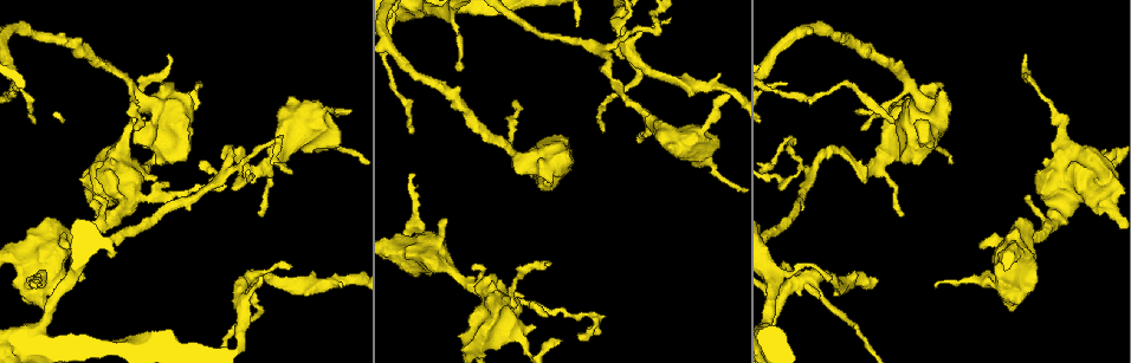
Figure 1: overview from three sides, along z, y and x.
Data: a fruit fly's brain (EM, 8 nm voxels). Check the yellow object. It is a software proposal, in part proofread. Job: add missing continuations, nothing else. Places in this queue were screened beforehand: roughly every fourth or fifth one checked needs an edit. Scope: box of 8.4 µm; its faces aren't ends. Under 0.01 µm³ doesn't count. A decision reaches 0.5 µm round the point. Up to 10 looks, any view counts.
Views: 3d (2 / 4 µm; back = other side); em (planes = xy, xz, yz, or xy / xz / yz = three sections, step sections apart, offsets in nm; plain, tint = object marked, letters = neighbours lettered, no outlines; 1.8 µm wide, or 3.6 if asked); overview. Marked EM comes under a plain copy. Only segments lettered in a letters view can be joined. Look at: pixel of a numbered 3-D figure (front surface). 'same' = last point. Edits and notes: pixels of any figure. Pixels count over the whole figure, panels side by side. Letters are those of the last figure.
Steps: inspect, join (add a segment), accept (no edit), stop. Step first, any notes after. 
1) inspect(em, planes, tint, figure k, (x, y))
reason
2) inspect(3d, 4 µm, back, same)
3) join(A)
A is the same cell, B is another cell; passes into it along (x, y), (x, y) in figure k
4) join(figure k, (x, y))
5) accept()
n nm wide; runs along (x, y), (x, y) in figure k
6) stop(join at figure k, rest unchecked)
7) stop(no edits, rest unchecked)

inspect(em, planes, letters, figure 1, (473, 266))

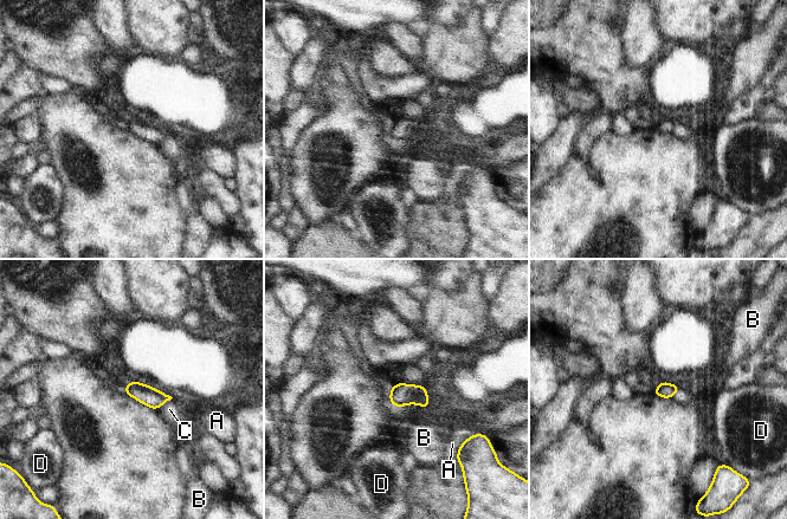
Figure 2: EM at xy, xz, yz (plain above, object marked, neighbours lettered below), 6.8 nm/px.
accept()
A, B, C and D are other cells; border along (172, 397), (157, 409) in figure 2; no lettered segment goes on from it

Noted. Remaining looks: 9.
inspect(3d, 2 µm, figure 1, (894, 123))
free end

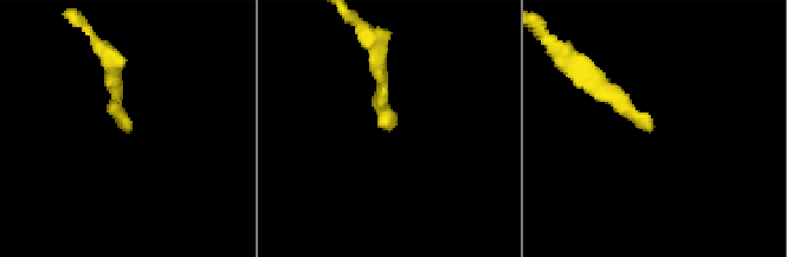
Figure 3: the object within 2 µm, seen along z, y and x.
inspect(em, yz, step 4, letters, figure 3, (389, 129))

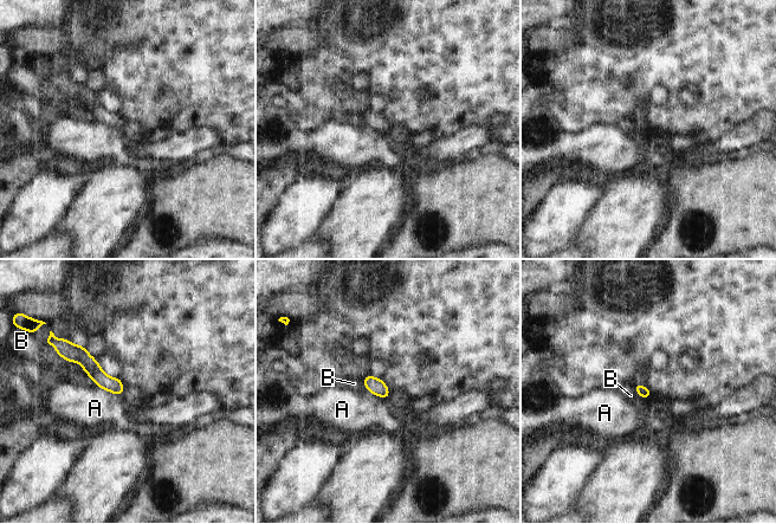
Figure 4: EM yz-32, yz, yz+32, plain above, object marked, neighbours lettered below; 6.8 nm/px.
inspect(em, xy, step 16, letters, same)
another direction

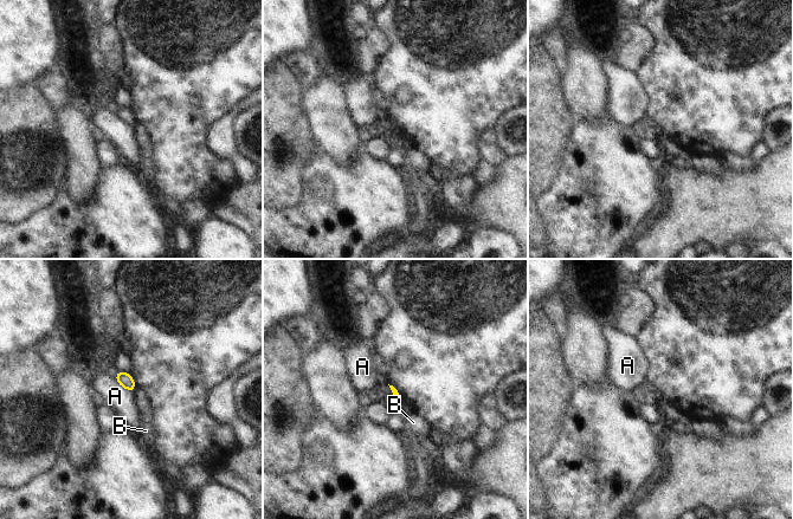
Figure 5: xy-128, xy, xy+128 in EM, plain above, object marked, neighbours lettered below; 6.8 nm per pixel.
accept()
A and B are other cells; border along (114, 372), (117, 382), (131, 393) in figure 5; no lettered segment goes on from it

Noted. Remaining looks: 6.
inspect(em, xy, step 8, tint, figure 1, (456, 70))
tapers out

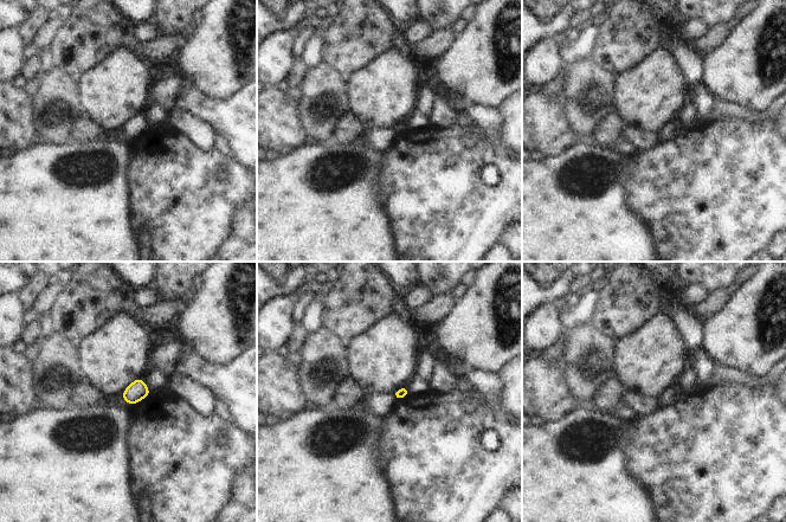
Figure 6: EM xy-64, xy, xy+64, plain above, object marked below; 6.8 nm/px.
inspect(em, planes, letters, same)
cut it another way

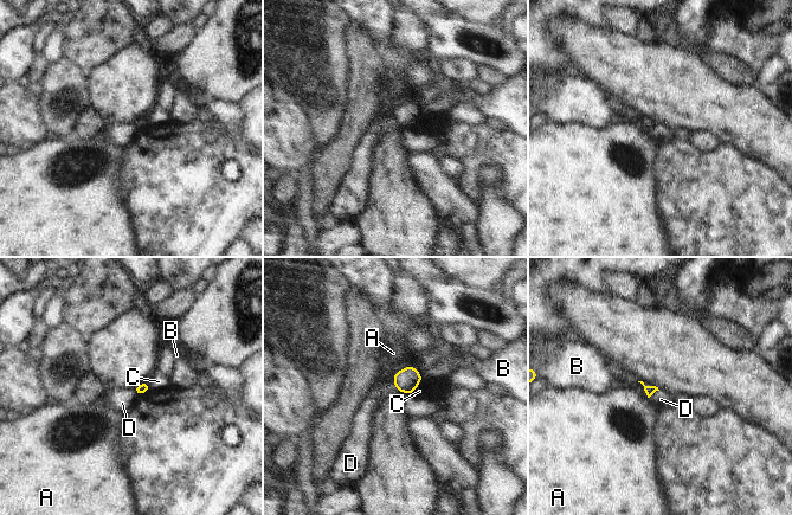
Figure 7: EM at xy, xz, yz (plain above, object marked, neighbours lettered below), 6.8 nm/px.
accept()
D touches over 90 nm; A, B, C and D are other cells; border along (658, 390), (649, 397) in figure 7; none of them fits

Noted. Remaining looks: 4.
inspect(3d, 2 µm, back, figure 1, (275, 140))
abrupt turn

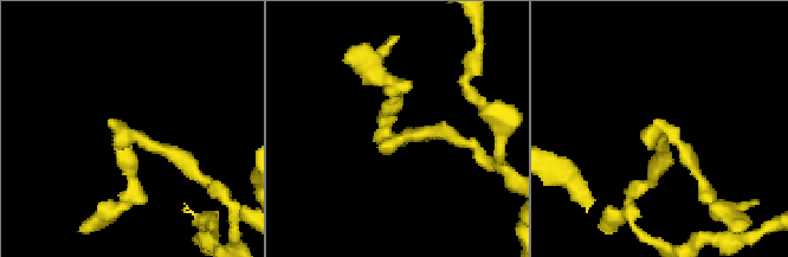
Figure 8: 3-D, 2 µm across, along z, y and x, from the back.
inspect(em, xz, step 16, letters, figure 8, (130, 137))
shape alone is not enough

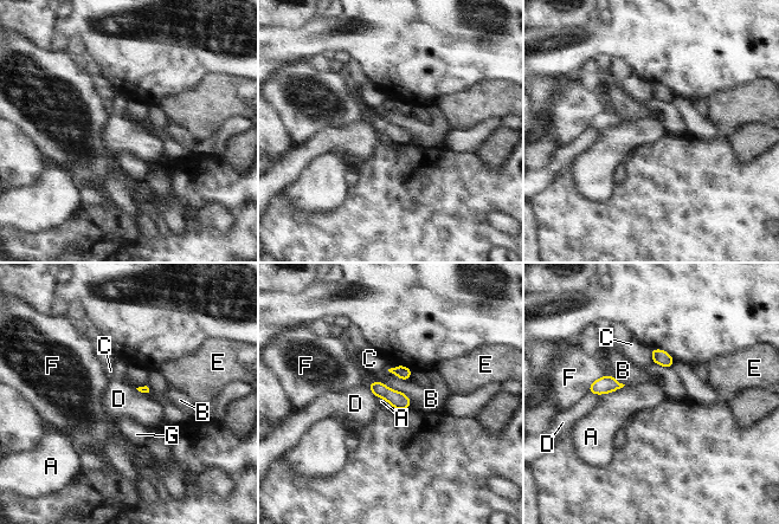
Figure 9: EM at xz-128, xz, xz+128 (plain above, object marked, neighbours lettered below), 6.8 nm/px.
inspect(em, planes, letters, same)

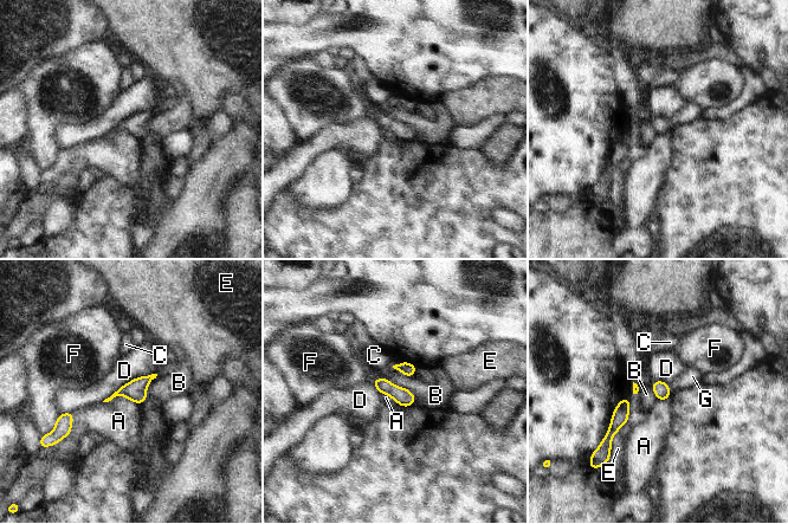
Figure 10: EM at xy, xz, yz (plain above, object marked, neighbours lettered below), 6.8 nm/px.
accept()
110 nm wide; A, B, C, D, E, F and G are other cells; border along (383, 376), (407, 388), (415, 402) in figure 10; no lettered segment goes on from it

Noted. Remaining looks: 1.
stop(no edits, rest unchecked)

